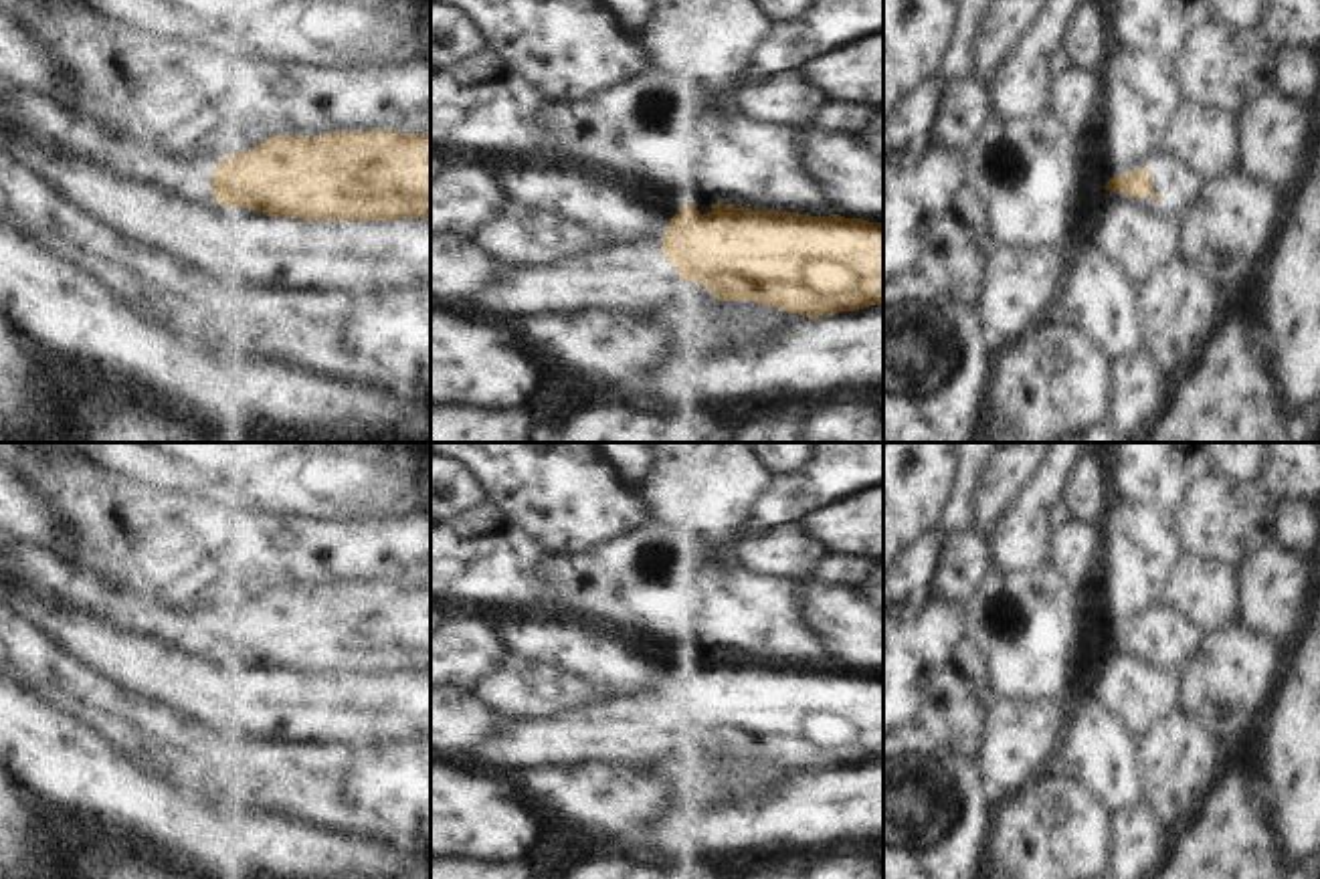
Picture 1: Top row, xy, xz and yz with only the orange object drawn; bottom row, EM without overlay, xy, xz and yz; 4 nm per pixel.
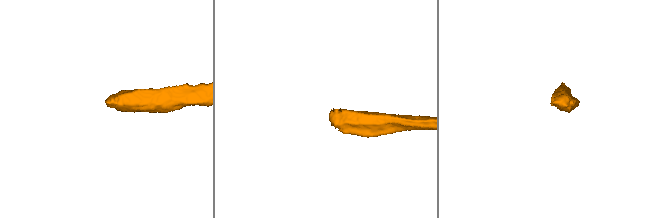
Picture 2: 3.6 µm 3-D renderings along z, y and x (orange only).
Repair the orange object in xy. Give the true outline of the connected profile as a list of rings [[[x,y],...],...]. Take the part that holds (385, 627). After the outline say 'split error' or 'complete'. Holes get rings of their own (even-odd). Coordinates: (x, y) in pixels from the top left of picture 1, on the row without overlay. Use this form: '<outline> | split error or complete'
[[[0,533],[0,578],[24,586],[40,602],[53,602],[67,610],[95,614],[123,630],[156,639],[164,645],[190,651],[210,647],[224,661],[251,661],[267,669],[305,673],[400,673],[431,671],[431,586],[402,584],[327,584],[323,588],[275,588],[245,606],[232,606],[220,614],[214,608],[174,610],[154,598],[107,586],[44,546],[18,542]]] | split error

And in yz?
[[[1160,600],[1148,608],[1144,620],[1114,628],[1104,641],[1130,651],[1158,653],[1164,665],[1181,667],[1185,659],[1197,655],[1203,637],[1205,632]]] | split error

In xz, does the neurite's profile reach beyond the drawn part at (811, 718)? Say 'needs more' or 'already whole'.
needs more

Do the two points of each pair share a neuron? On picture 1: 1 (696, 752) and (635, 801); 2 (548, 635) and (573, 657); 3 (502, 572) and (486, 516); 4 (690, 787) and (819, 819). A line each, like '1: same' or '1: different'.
1: different
2: same
3: same
4: different

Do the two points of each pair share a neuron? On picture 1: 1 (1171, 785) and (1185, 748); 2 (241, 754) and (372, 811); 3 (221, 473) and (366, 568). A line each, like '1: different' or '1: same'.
1: same
2: same
3: different

